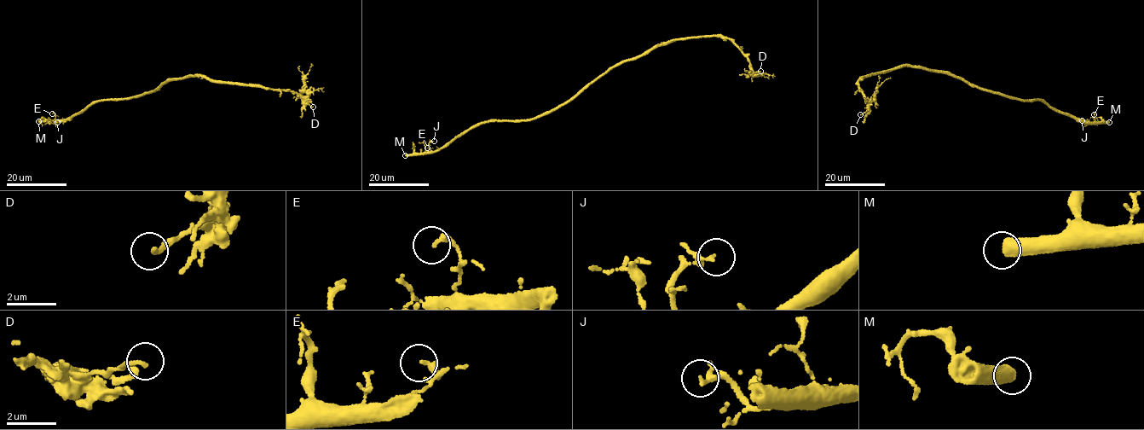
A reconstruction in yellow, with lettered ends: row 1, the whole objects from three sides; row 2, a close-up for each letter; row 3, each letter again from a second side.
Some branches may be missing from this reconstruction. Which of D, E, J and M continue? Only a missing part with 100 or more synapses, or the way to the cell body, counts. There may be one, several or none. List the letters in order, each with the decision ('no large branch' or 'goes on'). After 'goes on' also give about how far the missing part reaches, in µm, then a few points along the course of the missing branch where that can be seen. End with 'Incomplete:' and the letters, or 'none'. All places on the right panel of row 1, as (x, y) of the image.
D: no large branch
E: no large branch
J: no large branch
M: goes on | 30 µm | (1109, 122), (1134, 111), (1140, 95)
Incomplete: M

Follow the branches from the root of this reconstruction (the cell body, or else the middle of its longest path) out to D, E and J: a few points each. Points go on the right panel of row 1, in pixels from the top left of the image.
D: (956, 78), (909, 66), (865, 77), (856, 82), (868, 105), (868, 110), (860, 114)
E: (956, 78), (1022, 101), (1042, 99), (1054, 107), (1083, 122), (1094, 122), (1094, 114)
J: (956, 78), (1022, 101), (1042, 99), (1054, 107), (1091, 123), (1082, 120)

